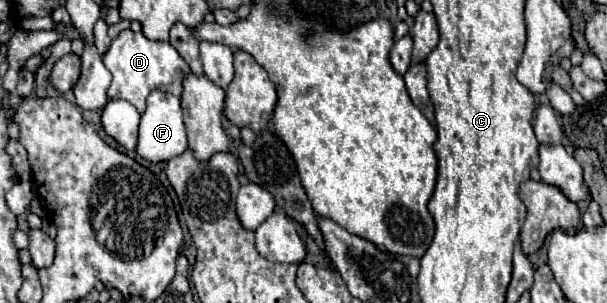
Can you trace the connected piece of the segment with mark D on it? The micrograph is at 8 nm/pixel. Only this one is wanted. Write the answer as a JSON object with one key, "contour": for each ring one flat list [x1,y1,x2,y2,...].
{"contour":[[131,29,119,33,119,37,111,43,109,51,105,53,103,63,113,75,113,83,107,93,109,99,125,99,135,105,139,113,145,111,145,99,155,89,180,97,183,93,183,79,191,73,189,65,171,43,151,41,143,33,133,33]]}

